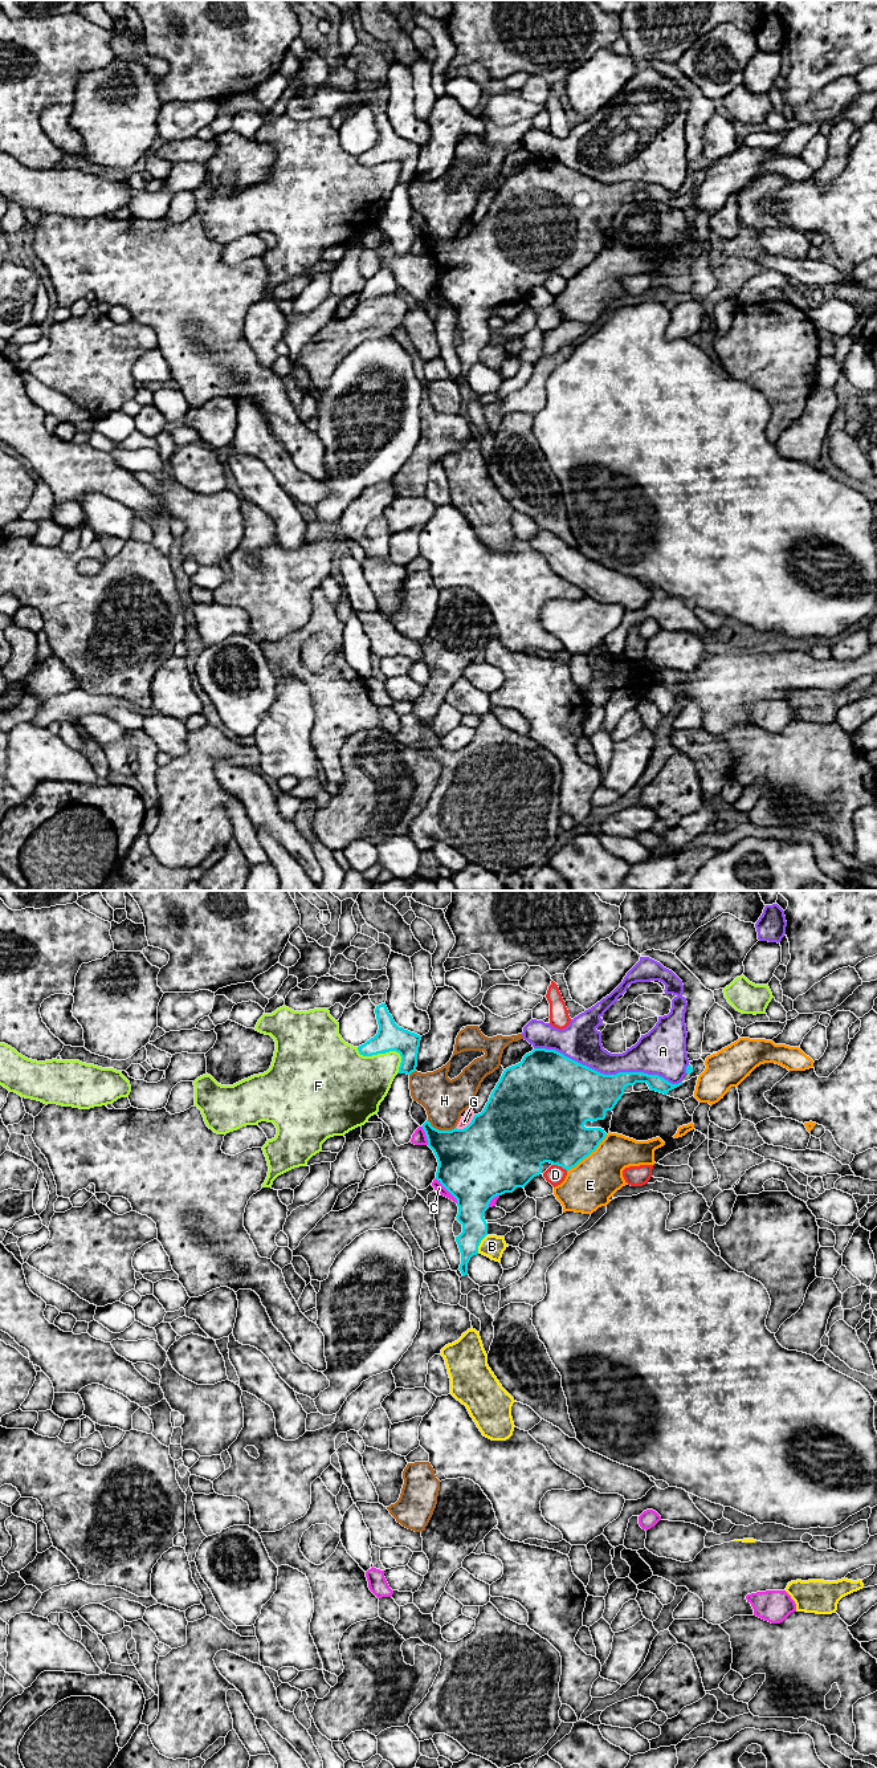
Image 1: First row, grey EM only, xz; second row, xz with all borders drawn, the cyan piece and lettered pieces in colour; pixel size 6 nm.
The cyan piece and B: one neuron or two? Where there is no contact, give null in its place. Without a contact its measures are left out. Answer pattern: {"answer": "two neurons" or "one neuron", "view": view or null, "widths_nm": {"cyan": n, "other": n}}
{"answer": "two neurons", "view": "xz", "widths_nm": {"cyan": 180, "other": 140}}

